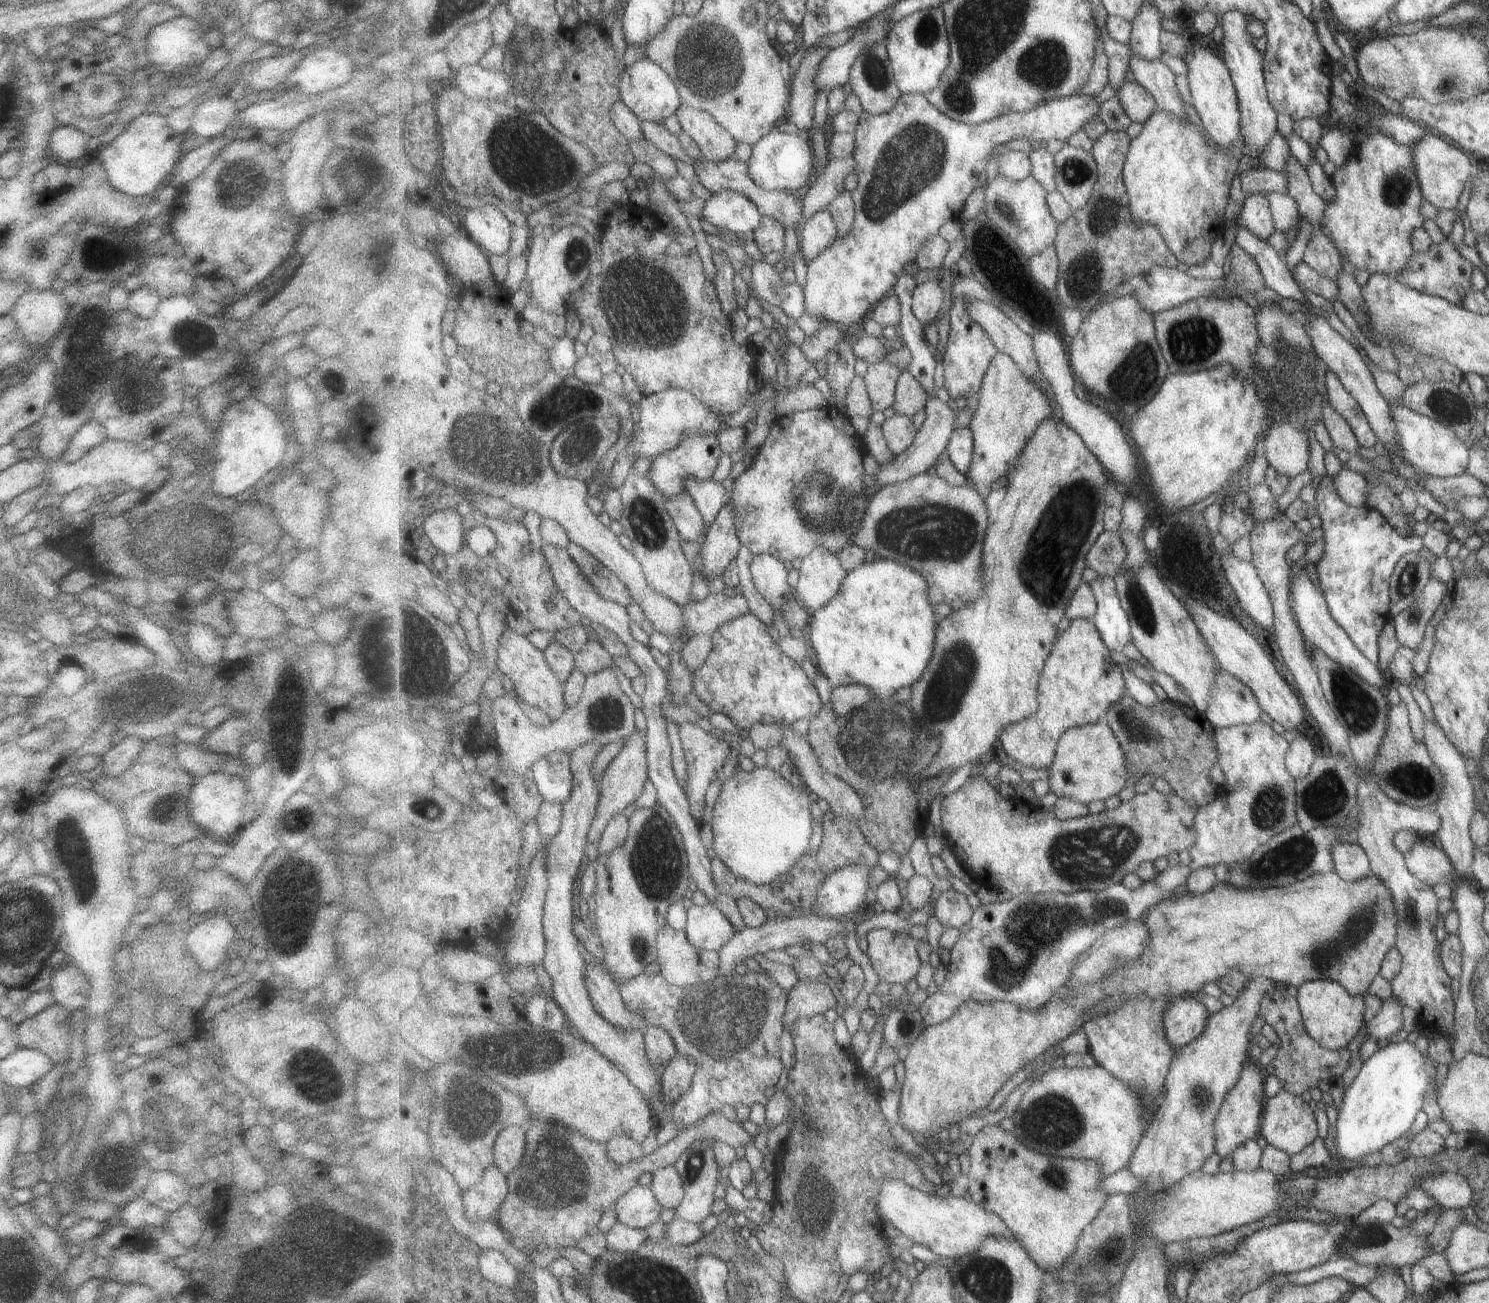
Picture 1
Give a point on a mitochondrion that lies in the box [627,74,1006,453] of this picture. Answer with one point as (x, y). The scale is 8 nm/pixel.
(913, 157)

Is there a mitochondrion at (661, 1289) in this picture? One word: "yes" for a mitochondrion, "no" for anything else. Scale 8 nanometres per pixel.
yes

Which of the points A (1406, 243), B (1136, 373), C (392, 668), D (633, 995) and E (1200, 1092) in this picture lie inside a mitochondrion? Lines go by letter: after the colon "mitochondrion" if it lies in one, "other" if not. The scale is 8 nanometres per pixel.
A: other
B: mitochondrion
C: mitochondrion
D: other
E: mitochondrion

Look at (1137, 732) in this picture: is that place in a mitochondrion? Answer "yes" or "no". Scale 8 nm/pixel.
yes

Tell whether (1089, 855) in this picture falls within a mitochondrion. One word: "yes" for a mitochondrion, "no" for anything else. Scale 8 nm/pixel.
yes

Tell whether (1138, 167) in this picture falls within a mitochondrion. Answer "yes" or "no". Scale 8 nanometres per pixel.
no

